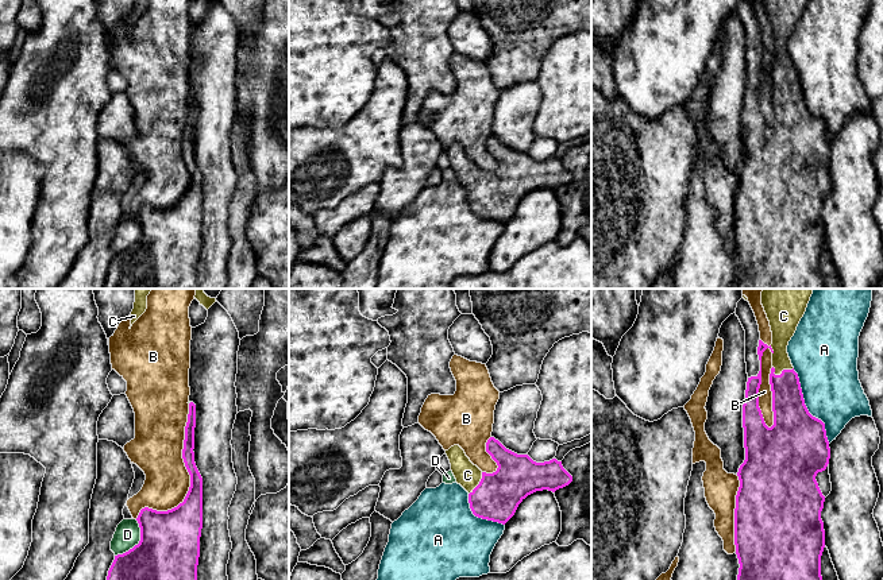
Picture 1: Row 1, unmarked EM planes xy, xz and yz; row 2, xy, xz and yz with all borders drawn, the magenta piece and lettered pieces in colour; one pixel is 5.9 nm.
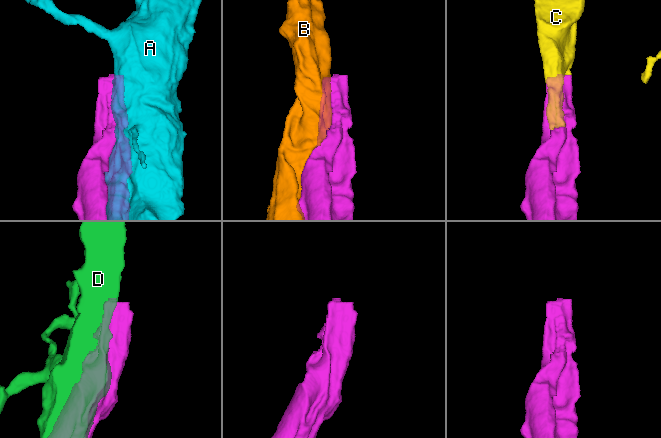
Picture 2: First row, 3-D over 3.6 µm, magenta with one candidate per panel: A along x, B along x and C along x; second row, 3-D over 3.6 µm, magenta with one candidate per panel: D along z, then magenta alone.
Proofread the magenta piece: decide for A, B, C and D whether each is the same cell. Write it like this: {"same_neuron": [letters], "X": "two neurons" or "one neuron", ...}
{"same_neuron": ["C"], "A": "two neurons", "B": "two neurons", "C": "one neuron", "D": "two neurons"}

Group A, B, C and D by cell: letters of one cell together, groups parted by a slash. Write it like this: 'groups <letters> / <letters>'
groups A / B / C / D

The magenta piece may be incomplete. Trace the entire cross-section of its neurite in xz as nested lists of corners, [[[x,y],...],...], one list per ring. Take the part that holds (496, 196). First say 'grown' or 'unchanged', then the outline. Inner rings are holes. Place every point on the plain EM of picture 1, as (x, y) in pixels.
grown; [[[494,135],[487,138],[486,150],[498,163],[493,171],[482,170],[474,163],[459,143],[454,143],[446,148],[456,181],[469,190],[470,206],[478,216],[505,223],[528,193],[543,187],[555,190],[572,179],[572,174],[563,166],[562,159],[552,156],[536,161],[528,152],[517,152],[506,147]]]

